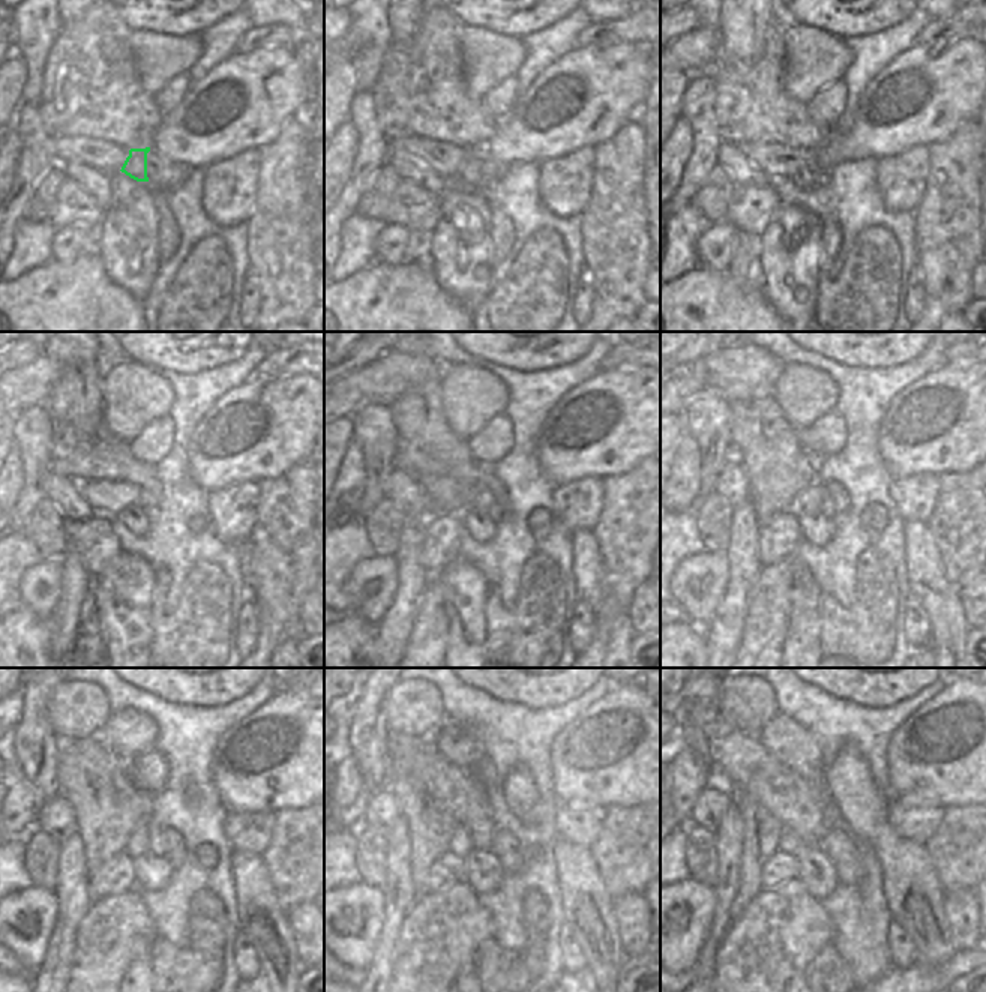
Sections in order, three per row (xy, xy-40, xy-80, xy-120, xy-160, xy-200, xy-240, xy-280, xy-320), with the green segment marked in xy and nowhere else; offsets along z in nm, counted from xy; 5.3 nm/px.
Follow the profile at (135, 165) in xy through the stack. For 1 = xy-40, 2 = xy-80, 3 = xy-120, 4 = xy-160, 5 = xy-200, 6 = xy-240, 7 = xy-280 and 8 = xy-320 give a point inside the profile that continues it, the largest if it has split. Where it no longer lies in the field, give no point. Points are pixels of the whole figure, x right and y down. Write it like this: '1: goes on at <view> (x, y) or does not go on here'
1: goes on at xy-40 (471, 173)
2: goes on at xy-80 (808, 177)
3: goes on at xy-120 (135, 517)
4: goes on at xy-160 (480, 527)
5: goes on at xy-200 (818, 530)
6: goes on at xy-240 (152, 872)
7: goes on at xy-280 (483, 874)
8: goes on at xy-320 (817, 872)

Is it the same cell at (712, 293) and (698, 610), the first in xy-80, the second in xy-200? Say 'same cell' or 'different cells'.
different cells

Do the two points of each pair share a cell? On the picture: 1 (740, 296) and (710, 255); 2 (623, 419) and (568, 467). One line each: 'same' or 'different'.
1: different
2: same

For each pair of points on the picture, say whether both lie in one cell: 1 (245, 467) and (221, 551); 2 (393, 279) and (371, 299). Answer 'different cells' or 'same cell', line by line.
1: different cells
2: same cell

